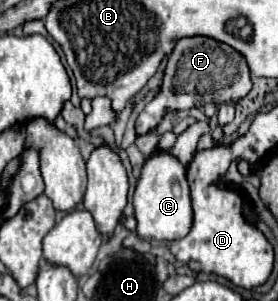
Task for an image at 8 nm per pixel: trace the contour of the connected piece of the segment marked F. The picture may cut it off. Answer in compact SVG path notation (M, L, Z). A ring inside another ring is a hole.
M186 37L180 39L168 57L166 73L162 79L162 91L156 99L152 99L144 111L138 115L136 133L144 135L154 129L168 109L180 111L190 107L202 107L204 103L236 103L250 91L250 71L244 57L234 51L230 45L218 43L208 37Z

